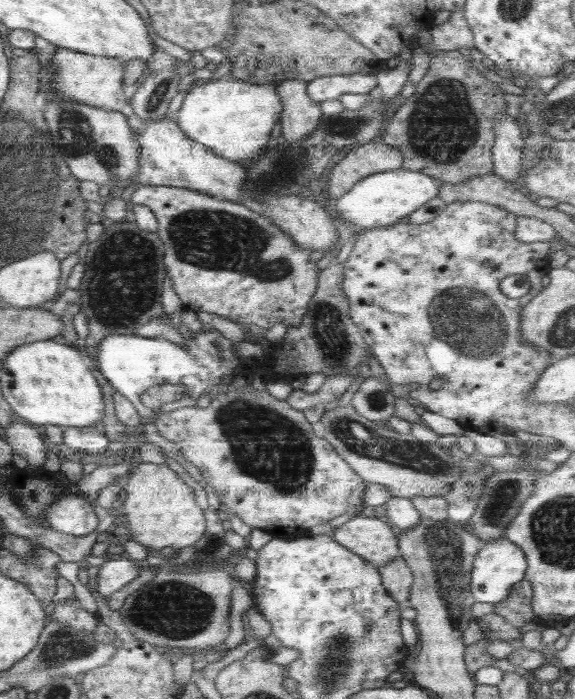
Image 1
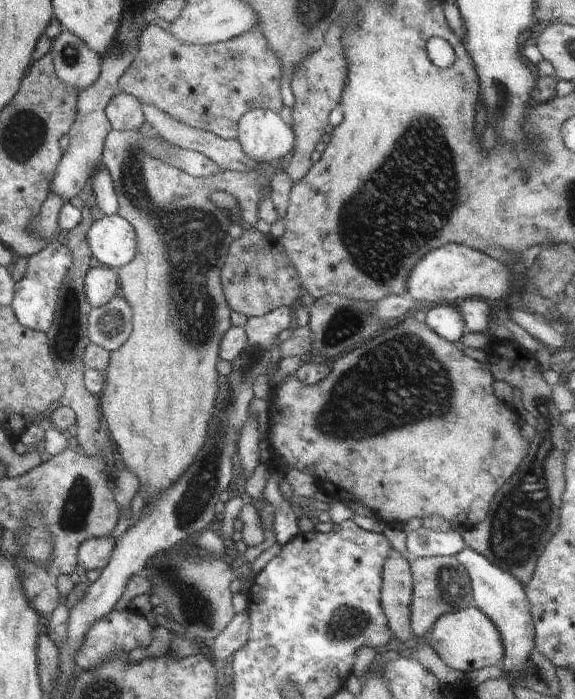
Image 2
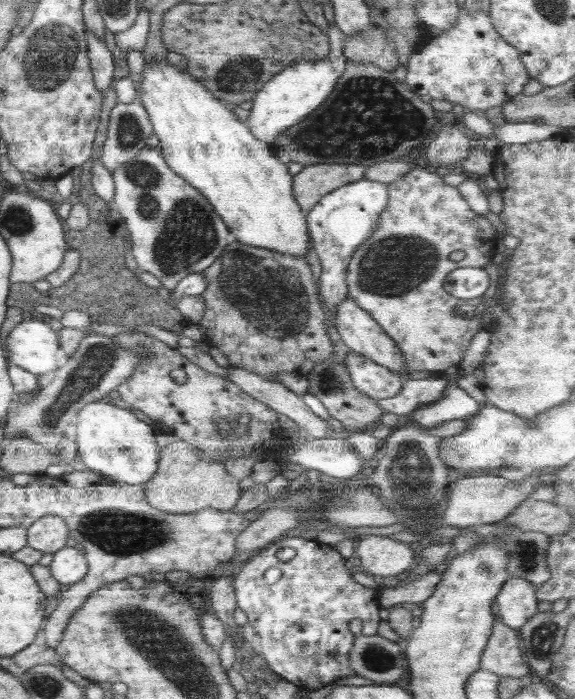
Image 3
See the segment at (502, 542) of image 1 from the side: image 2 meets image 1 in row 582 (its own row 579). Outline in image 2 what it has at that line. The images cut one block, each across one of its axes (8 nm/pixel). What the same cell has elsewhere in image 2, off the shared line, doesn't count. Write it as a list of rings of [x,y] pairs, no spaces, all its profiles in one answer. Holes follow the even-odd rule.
[[[465,546],[455,554],[456,560],[464,566],[469,574],[473,586],[473,604],[478,607],[488,618],[492,619],[503,638],[505,657],[502,660],[502,669],[505,673],[513,675],[528,662],[535,646],[534,621],[531,615],[531,606],[524,585],[500,567],[486,560],[474,549]]]

